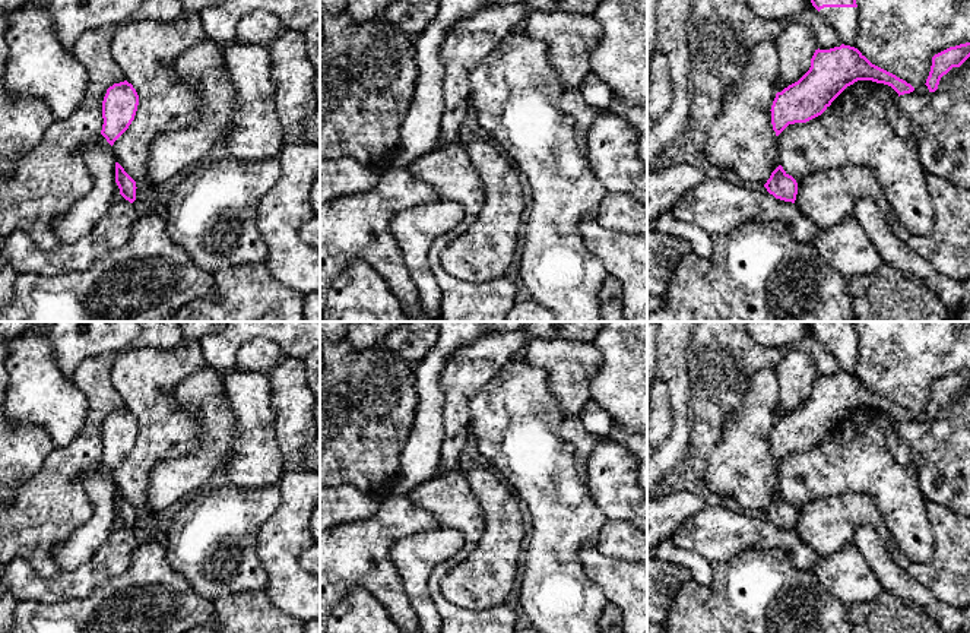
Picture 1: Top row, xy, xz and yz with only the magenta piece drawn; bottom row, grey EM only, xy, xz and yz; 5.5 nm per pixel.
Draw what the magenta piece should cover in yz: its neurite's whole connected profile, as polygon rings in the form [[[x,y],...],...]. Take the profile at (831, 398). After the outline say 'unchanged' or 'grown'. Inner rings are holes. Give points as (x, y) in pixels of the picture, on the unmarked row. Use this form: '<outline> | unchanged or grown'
[[[812,322],[811,330],[837,360],[841,373],[815,377],[809,398],[798,409],[776,421],[770,437],[776,463],[789,452],[806,450],[821,443],[858,408],[888,412],[898,424],[914,418],[906,408],[872,392],[855,374],[859,358],[855,322]]] | grown

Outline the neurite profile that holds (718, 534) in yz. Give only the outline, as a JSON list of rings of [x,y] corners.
[[[704,504],[672,539],[711,564],[728,561],[752,547],[764,553],[780,551],[799,570],[814,570],[821,558],[795,531],[720,506]]]

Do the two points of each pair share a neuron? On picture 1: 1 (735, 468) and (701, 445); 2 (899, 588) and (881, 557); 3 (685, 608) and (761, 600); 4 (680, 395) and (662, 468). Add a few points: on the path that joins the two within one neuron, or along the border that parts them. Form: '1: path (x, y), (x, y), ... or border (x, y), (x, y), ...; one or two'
1: border (725, 418), (720, 440), (710, 453), (703, 481); two
2: path (896, 581), (883, 565); one
3: path (704, 608), (742, 608); one
4: path (681, 412), (681, 436), (672, 450); one

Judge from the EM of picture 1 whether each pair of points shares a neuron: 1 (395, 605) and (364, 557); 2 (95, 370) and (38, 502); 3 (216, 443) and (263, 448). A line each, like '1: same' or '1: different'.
1: same
2: same
3: different

